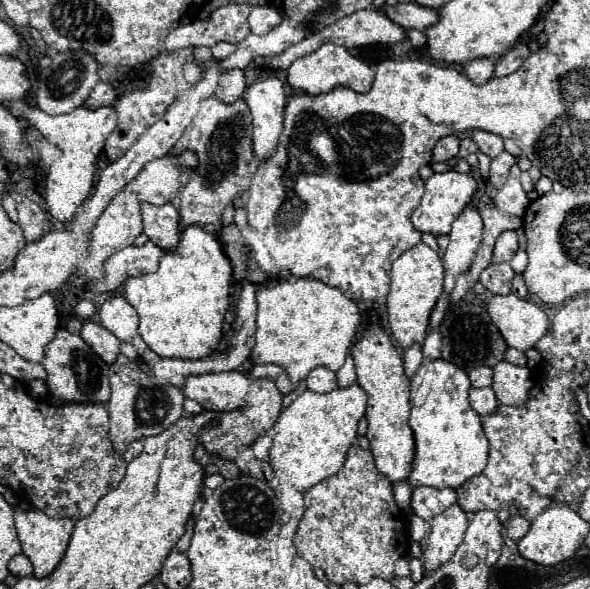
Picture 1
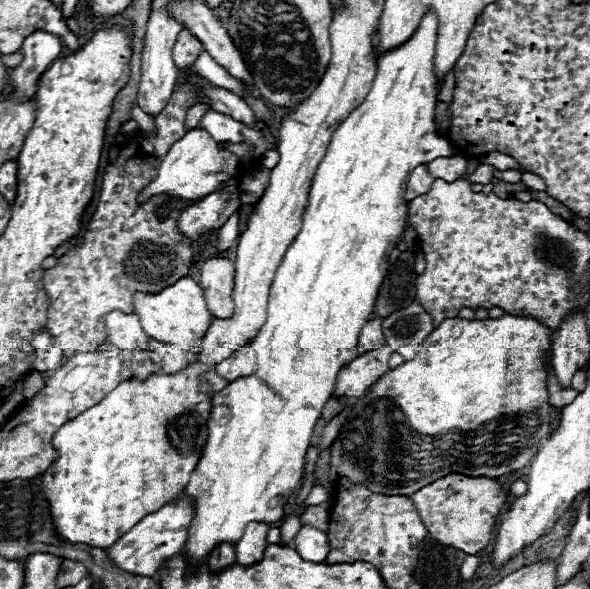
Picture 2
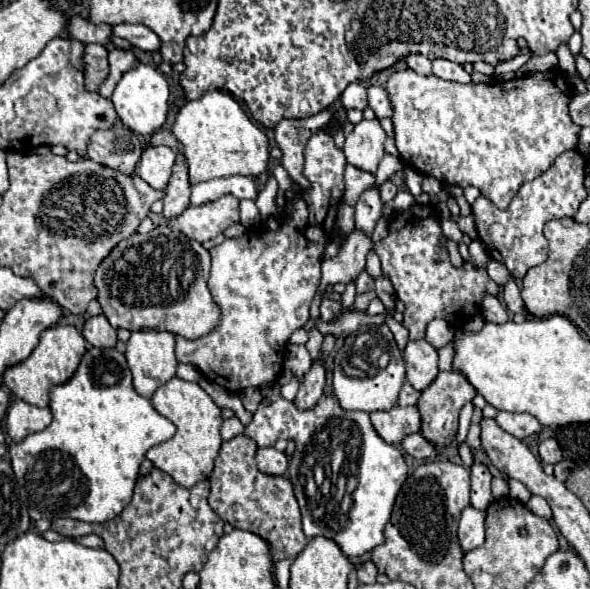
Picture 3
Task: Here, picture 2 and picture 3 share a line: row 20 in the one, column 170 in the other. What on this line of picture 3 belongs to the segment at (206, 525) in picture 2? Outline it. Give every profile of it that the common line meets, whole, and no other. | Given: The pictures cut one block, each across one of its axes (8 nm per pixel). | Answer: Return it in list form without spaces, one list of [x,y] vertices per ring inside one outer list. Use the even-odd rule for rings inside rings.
[[[88,346],[76,372],[64,384],[50,388],[50,410],[50,426],[30,434],[20,444],[12,444],[8,450],[20,486],[20,500],[28,508],[32,520],[74,518],[82,522],[106,522],[116,518],[132,500],[138,470],[146,452],[152,446],[166,442],[176,432],[176,426],[156,412],[150,398],[144,398],[134,390],[126,358],[116,348],[100,350]]]

